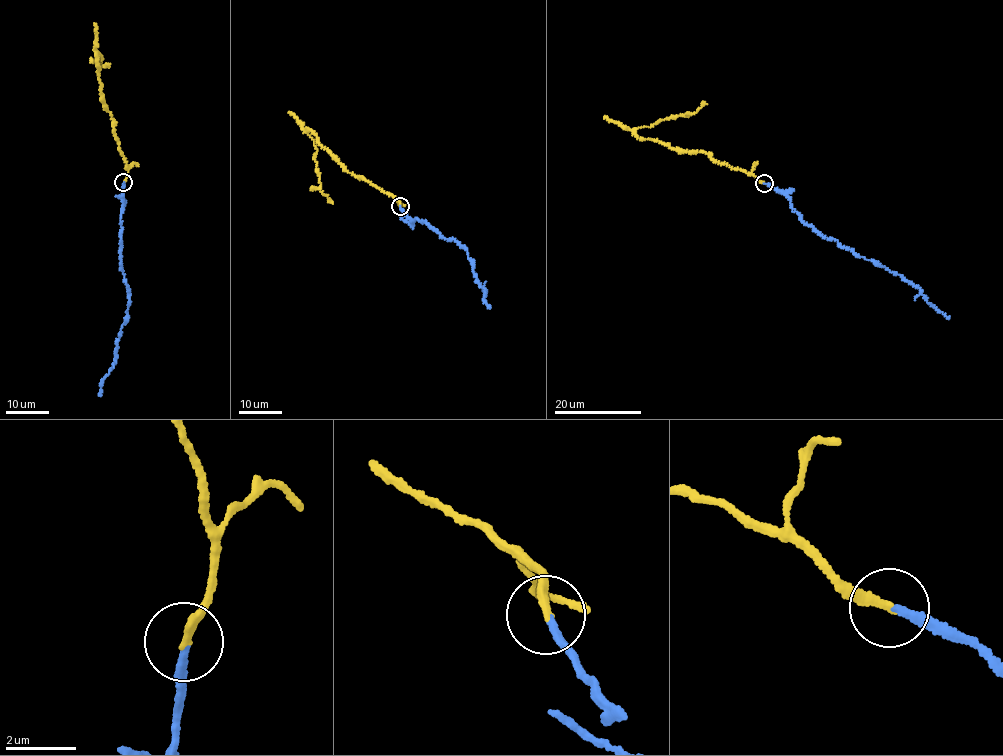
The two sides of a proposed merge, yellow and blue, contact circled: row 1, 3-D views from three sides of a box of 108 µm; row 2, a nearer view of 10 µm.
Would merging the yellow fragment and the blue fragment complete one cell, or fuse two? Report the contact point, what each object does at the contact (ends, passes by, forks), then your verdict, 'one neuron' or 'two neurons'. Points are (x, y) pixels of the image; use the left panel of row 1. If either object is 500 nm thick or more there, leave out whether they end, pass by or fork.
at (123, 182); yellow ends there; blue ends there; two neurons

